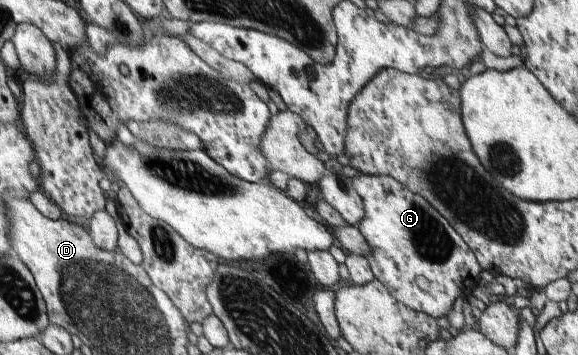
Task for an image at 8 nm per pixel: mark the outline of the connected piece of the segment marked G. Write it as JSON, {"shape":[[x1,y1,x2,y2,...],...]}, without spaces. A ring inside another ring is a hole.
{"shape":[[366,175,352,178,354,187,362,196,366,215,357,228,371,245,372,253,365,257,369,261,371,270,390,292,406,304,409,308,427,313,437,318,446,316,454,308,457,298,470,295,481,282,482,268,475,253,461,238,457,229,422,196,413,194,406,185,401,184,392,176]]}

